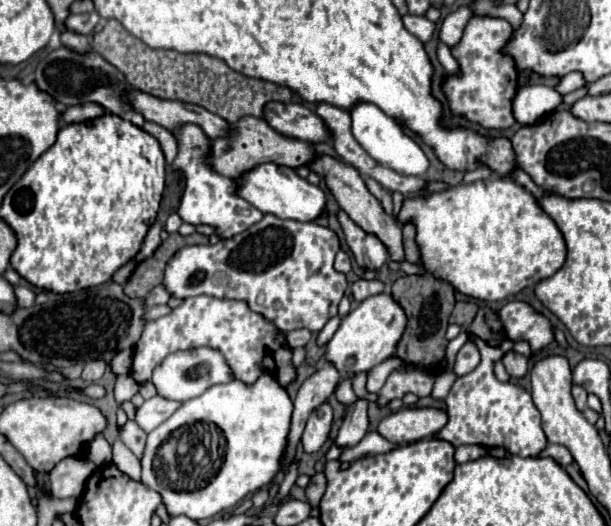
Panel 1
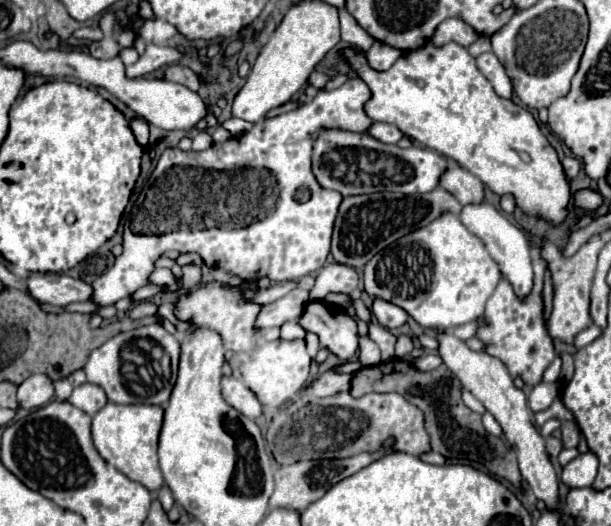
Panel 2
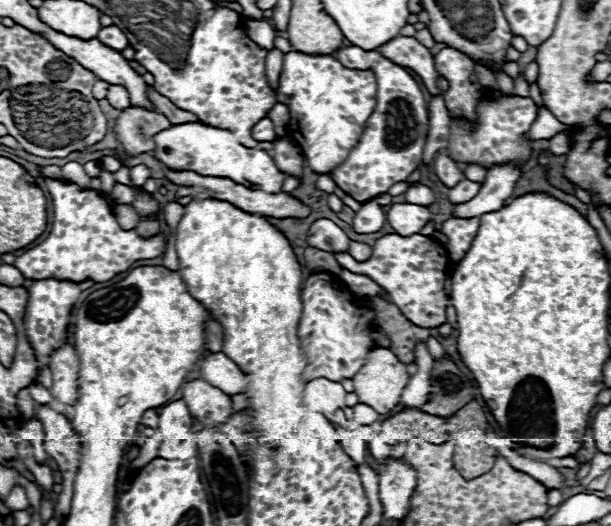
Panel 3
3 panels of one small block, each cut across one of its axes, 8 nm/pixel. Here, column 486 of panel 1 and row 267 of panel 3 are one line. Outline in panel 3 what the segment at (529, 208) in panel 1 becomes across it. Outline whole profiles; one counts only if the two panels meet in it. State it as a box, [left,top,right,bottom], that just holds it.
[176,198,367,465]

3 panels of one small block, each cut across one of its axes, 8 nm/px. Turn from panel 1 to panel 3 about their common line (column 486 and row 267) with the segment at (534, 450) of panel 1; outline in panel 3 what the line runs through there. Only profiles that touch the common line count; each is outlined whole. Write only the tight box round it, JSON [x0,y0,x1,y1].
[334,234,450,328]

